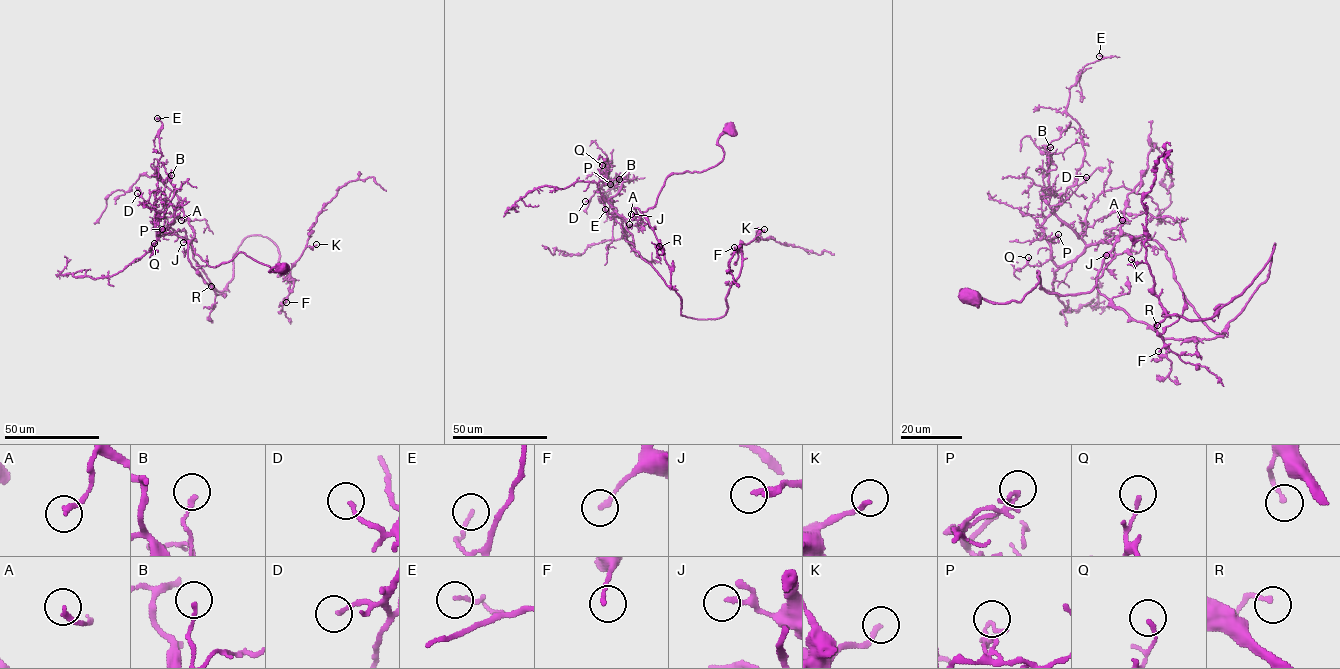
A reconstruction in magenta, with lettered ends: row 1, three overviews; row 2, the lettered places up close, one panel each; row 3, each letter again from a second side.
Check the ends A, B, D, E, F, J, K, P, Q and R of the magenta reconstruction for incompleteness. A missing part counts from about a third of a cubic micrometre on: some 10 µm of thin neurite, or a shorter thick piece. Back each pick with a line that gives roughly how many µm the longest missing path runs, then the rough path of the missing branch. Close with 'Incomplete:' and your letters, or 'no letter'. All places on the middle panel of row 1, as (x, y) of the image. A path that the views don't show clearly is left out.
K: about 7 µm are missing
Incomplete: K

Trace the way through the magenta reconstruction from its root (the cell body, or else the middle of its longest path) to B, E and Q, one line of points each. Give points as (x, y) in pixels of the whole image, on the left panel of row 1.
B: (283, 268), (270, 271), (276, 271), (242, 252), (210, 267), (180, 237), (160, 235), (174, 218), (171, 175)
E: (283, 268), (270, 271), (242, 252), (210, 267), (175, 234), (150, 249), (157, 118)
Q: (283, 268), (270, 271), (276, 271), (242, 252), (210, 267), (175, 234), (162, 235), (154, 243)

